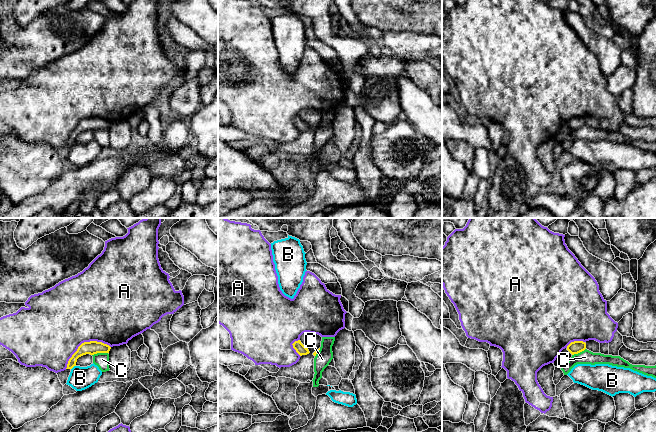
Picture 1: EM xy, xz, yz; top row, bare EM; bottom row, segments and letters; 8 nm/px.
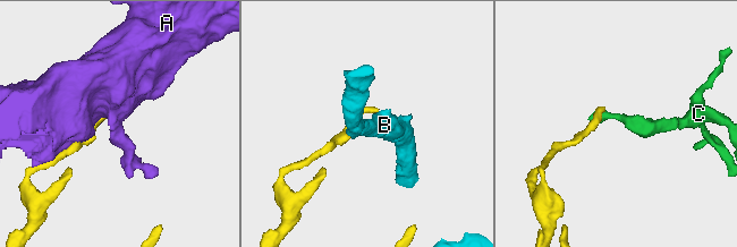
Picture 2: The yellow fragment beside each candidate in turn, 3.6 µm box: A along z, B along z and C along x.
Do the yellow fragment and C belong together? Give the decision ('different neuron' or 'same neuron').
different neuron

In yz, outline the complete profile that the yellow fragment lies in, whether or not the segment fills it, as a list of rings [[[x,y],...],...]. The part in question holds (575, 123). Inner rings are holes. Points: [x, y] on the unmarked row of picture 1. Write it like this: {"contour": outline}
{"contour": [[[574,117],[567,122],[567,126],[572,130],[578,130],[586,125],[586,119],[583,117]]]}

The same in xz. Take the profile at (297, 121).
{"contour": [[[300,116],[295,117],[292,121],[293,121],[293,124],[296,126],[296,128],[297,128],[300,132],[302,132],[302,131],[307,131],[307,130],[310,129],[309,126],[308,126],[308,124],[306,124],[306,123],[301,119]]]}

